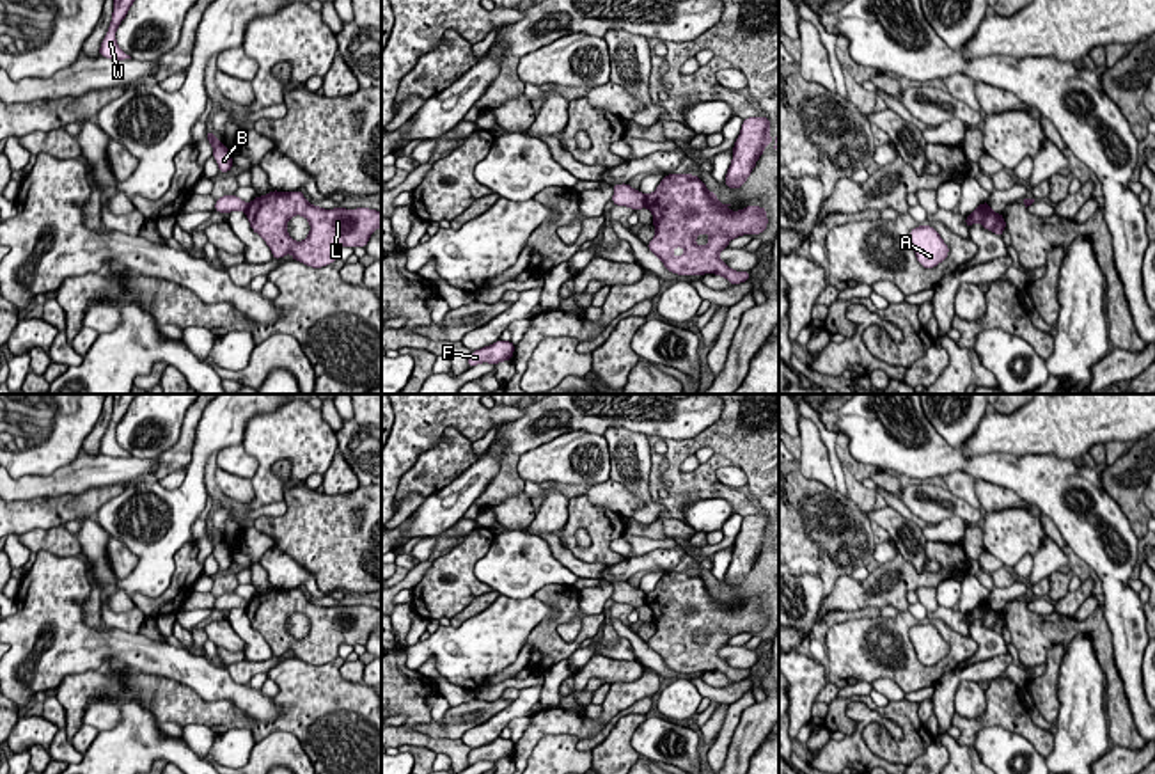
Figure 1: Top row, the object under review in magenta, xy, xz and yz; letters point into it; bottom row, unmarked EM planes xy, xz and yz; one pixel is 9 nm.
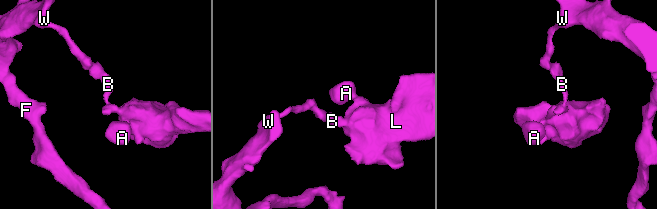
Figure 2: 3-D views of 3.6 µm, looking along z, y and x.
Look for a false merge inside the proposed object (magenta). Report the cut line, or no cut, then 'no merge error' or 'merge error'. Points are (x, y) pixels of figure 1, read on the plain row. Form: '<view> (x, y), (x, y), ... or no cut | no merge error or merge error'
xz (644, 593), (646, 604) | merge error

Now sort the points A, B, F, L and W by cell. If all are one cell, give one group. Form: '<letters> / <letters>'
A L / B F W

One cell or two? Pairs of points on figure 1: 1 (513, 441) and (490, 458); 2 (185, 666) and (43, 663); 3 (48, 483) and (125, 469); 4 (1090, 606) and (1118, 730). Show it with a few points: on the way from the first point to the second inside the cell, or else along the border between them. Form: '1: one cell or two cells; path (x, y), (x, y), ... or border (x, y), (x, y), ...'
1: two cells; border (495, 439), (504, 451), (499, 473), (487, 485)
2: one cell; path (149, 657), (133, 650), (78, 650)
3: one cell; path (68, 480), (84, 473), (105, 471)
4: two cells; border (1099, 608), (1083, 620), (1074, 618)

